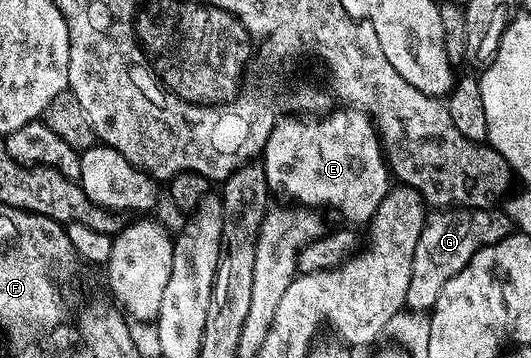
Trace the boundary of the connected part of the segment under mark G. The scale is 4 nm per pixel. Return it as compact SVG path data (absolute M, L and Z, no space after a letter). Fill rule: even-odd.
M450 206L446 209L435 209L431 211L426 218L425 225L423 226L423 230L420 233L420 238L418 238L418 243L416 245L416 251L414 252L414 258L412 260L412 270L411 270L411 278L410 278L410 286L408 286L408 294L405 296L406 305L405 307L409 310L414 311L431 311L433 305L436 304L438 294L441 293L442 286L448 281L450 278L454 276L454 274L461 272L463 268L467 266L470 262L470 258L474 258L474 254L478 251L479 248L484 248L488 244L496 244L500 240L507 239L509 236L513 235L514 232L514 220L511 215L508 216L504 212L492 212L496 210L489 210L488 208L470 208L467 206Z

